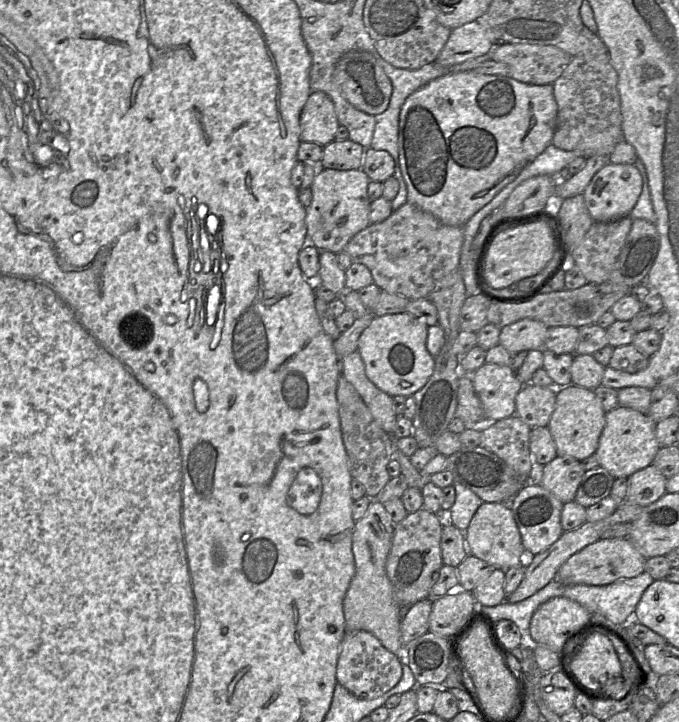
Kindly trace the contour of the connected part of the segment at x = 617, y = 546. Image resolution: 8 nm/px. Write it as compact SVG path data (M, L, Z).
M600 538L573 554L559 568L554 580L562 585L603 586L632 578L645 571L646 559L627 538Z

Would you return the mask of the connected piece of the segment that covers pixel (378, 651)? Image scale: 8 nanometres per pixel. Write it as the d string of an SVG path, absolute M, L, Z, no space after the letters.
M346 631L336 666L337 683L359 699L371 700L391 690L401 679L402 657L387 650L372 633Z

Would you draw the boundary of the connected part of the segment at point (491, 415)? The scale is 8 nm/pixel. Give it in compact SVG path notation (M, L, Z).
M485 362L471 374L471 379L488 420L495 421L515 414L516 395L524 384L515 376L511 366Z

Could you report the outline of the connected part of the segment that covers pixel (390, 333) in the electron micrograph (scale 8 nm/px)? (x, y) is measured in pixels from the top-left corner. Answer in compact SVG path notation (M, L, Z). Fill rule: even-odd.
M408 312L374 316L358 339L358 352L365 366L368 379L390 396L410 396L420 390L434 370L434 358L426 346L428 325Z

